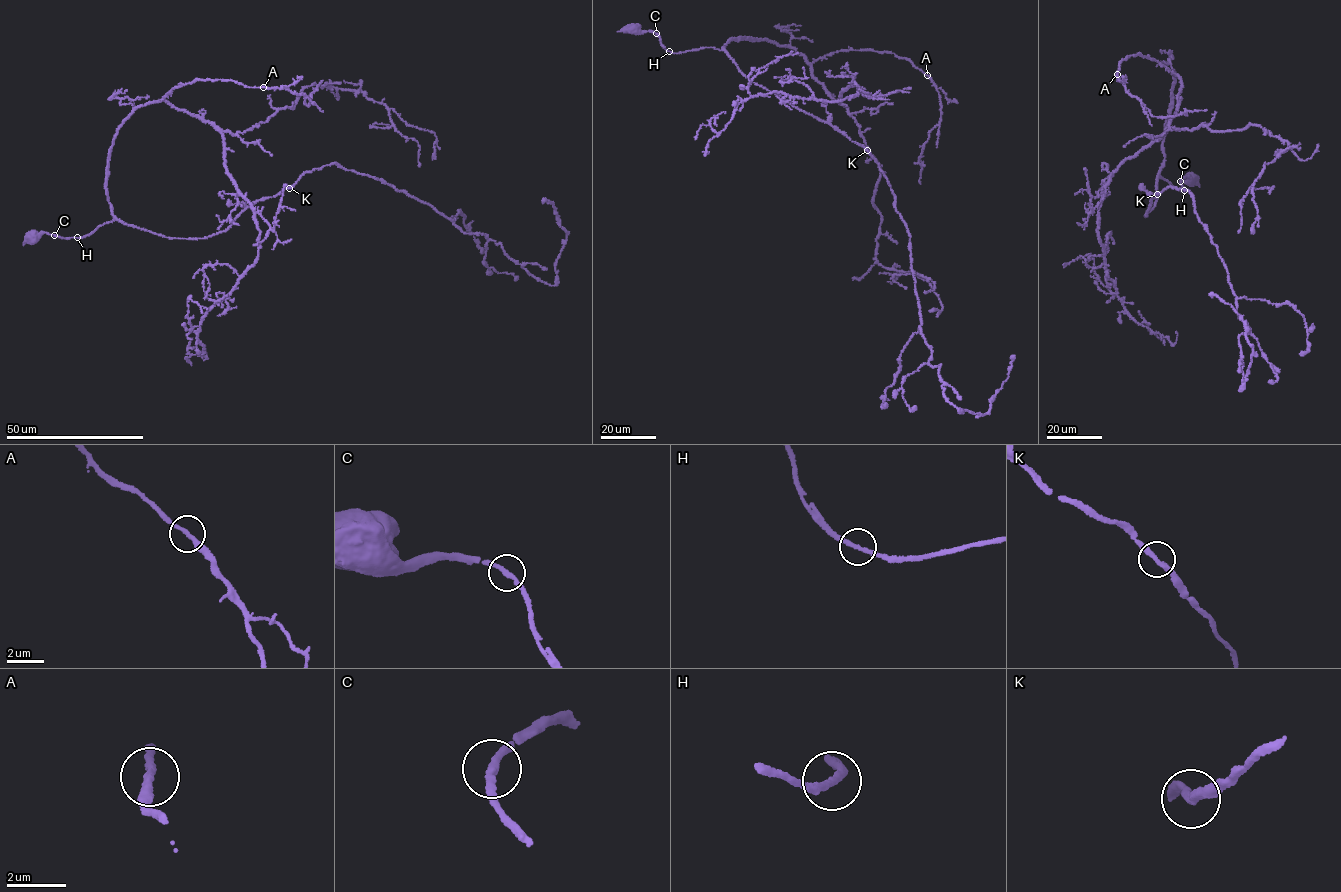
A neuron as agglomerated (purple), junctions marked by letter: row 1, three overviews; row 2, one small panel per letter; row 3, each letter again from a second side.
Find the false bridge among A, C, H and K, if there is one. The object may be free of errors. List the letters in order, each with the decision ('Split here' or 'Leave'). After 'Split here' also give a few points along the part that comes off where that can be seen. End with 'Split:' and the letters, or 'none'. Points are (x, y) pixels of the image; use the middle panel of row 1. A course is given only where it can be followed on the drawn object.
A: Leave
C: Leave
H: Leave
K: Leave
Split: none

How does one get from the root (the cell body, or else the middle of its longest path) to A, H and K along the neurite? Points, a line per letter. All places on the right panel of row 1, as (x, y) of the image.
A: (1188, 177), (1180, 181), (1181, 191), (1159, 174), (1177, 75), (1139, 54), (1121, 60), (1117, 74)
H: (1188, 177), (1180, 181), (1184, 190)
K: (1188, 177), (1180, 181), (1185, 189), (1181, 191), (1157, 176), (1157, 198), (1145, 217), (1150, 201), (1157, 194)

